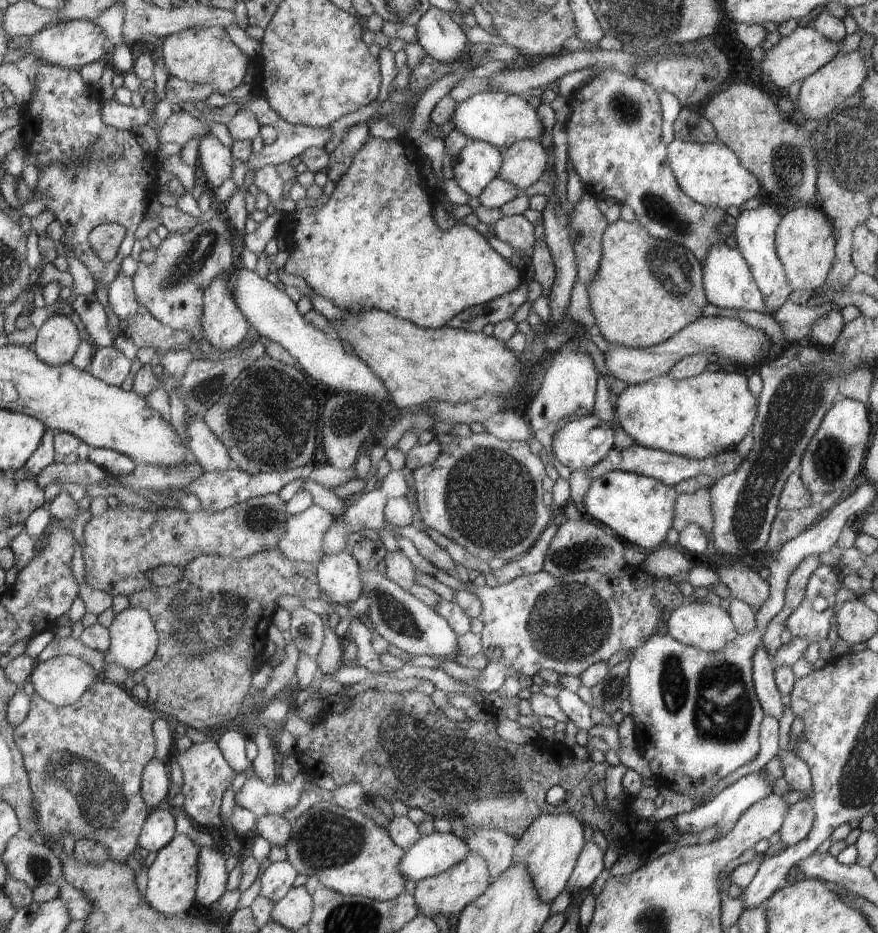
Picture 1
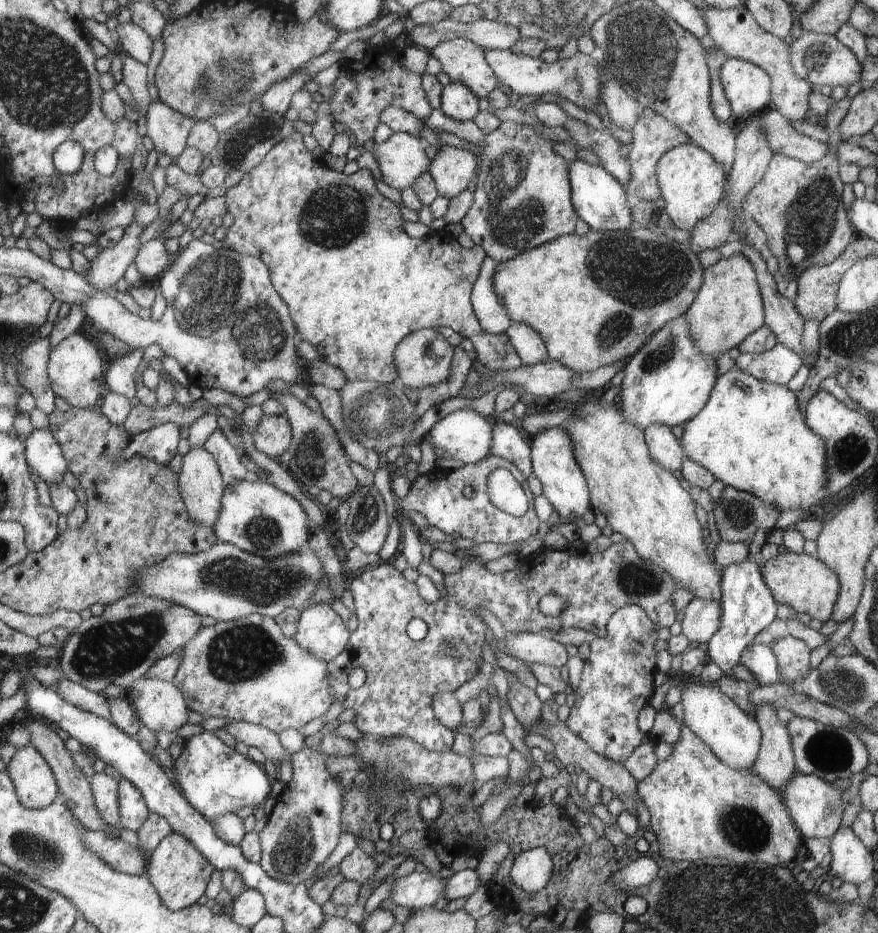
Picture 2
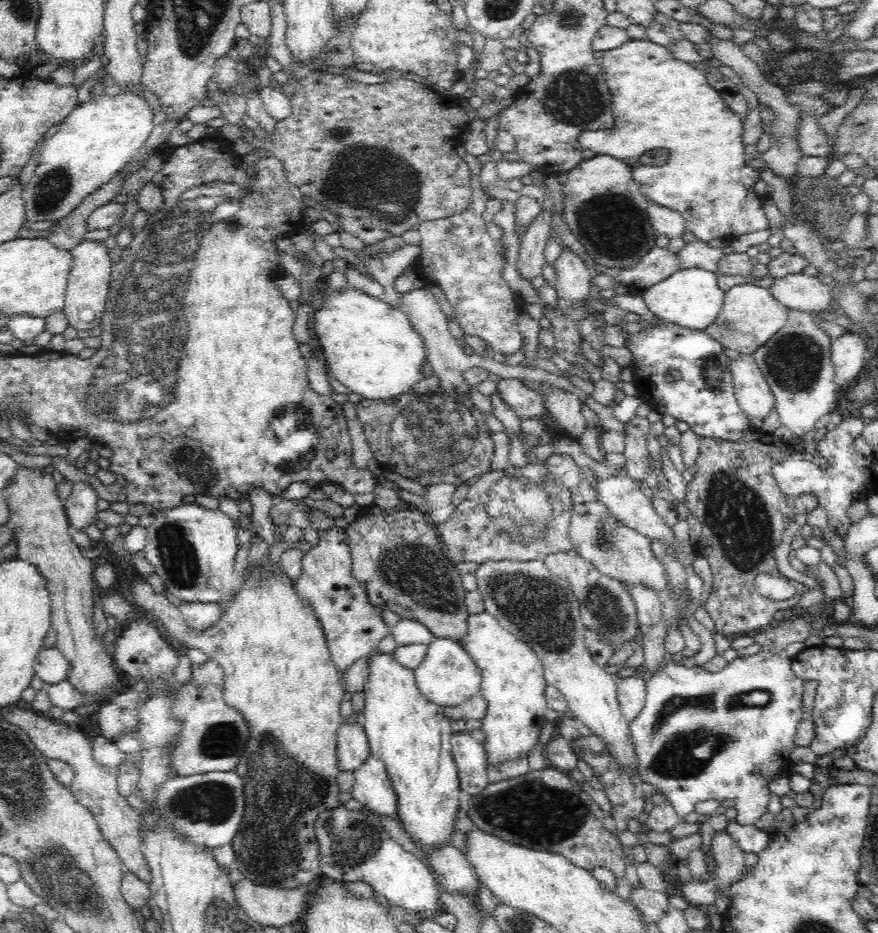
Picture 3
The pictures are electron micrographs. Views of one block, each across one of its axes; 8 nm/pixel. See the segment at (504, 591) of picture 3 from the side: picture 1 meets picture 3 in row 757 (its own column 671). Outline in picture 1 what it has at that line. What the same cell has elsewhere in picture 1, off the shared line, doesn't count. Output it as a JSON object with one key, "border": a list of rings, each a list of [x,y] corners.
{"border":[[[687,599],[670,614],[665,628],[667,634],[680,643],[714,653],[723,650],[726,644],[737,638],[735,625],[732,616],[726,610],[702,600]]]}

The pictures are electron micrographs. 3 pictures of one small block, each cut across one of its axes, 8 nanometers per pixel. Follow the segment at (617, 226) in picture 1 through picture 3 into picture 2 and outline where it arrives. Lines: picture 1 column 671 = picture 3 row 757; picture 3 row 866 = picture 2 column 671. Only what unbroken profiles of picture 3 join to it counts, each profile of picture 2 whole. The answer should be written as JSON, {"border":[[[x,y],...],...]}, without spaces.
{"border":[[[636,221],[629,231],[595,231],[590,229],[586,234],[579,236],[576,233],[562,235],[553,241],[544,245],[527,250],[525,253],[502,261],[496,265],[496,272],[493,276],[493,289],[499,296],[500,302],[507,312],[508,318],[513,323],[524,323],[531,326],[544,341],[549,358],[561,362],[570,370],[577,372],[592,372],[600,366],[614,364],[620,360],[627,361],[632,354],[637,353],[638,349],[653,336],[657,330],[660,330],[668,322],[682,316],[689,310],[689,306],[697,298],[698,292],[704,280],[702,265],[698,260],[698,255],[686,243],[679,243],[669,234],[663,235],[648,230],[640,226]]]}

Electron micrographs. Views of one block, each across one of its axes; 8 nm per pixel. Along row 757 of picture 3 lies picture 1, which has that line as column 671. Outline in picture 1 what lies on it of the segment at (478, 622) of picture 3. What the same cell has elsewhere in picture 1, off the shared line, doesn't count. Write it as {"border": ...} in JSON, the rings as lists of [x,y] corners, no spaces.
{"border":[[[611,471],[593,480],[585,495],[584,506],[586,516],[612,530],[624,544],[634,544],[650,552],[664,542],[672,528],[677,496],[674,487],[657,479],[632,472]]]}

